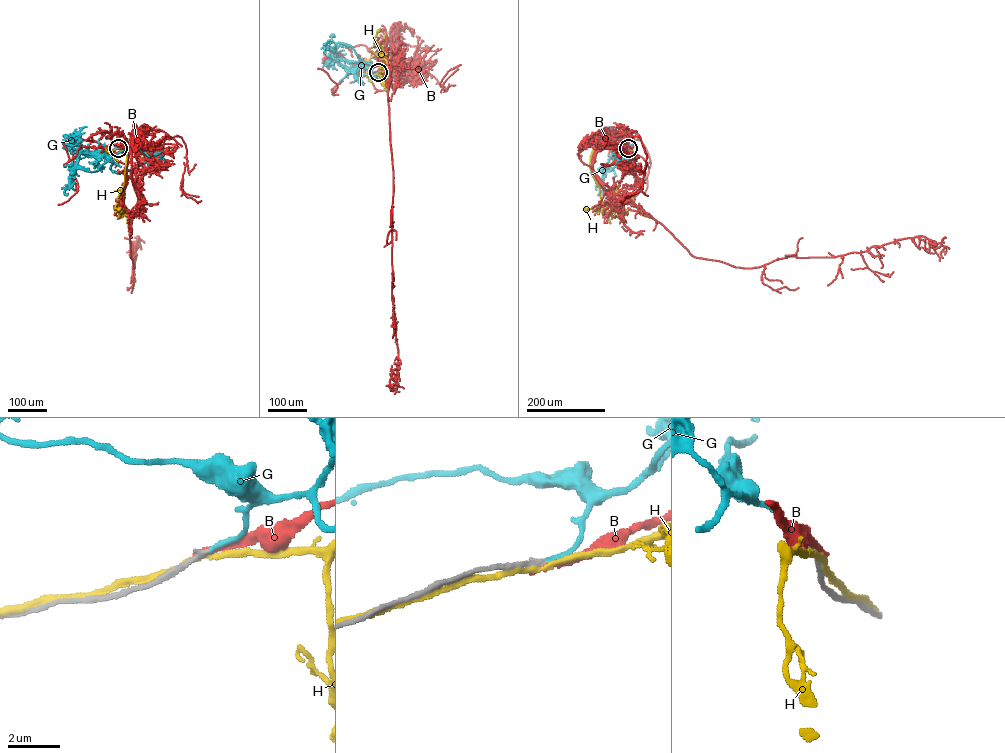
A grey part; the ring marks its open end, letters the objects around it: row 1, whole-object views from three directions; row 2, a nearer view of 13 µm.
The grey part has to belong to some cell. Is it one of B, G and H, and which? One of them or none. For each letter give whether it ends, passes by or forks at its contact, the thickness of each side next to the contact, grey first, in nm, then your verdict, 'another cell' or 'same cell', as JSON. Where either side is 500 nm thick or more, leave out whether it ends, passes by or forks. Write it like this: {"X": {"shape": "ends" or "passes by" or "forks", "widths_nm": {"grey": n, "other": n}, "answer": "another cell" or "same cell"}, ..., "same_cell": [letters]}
{"B": {"shape": "ends", "widths_nm": {"grey": 240, "other": 280}, "answer": "another cell"}, "G": {"shape": "ends", "widths_nm": {"grey": 200, "other": 180}, "answer": "same cell"}, "H": {"shape": "passes by", "widths_nm": {"grey": 300, "other": 220}, "answer": "another cell"}, "same_cell": ["G"]}

